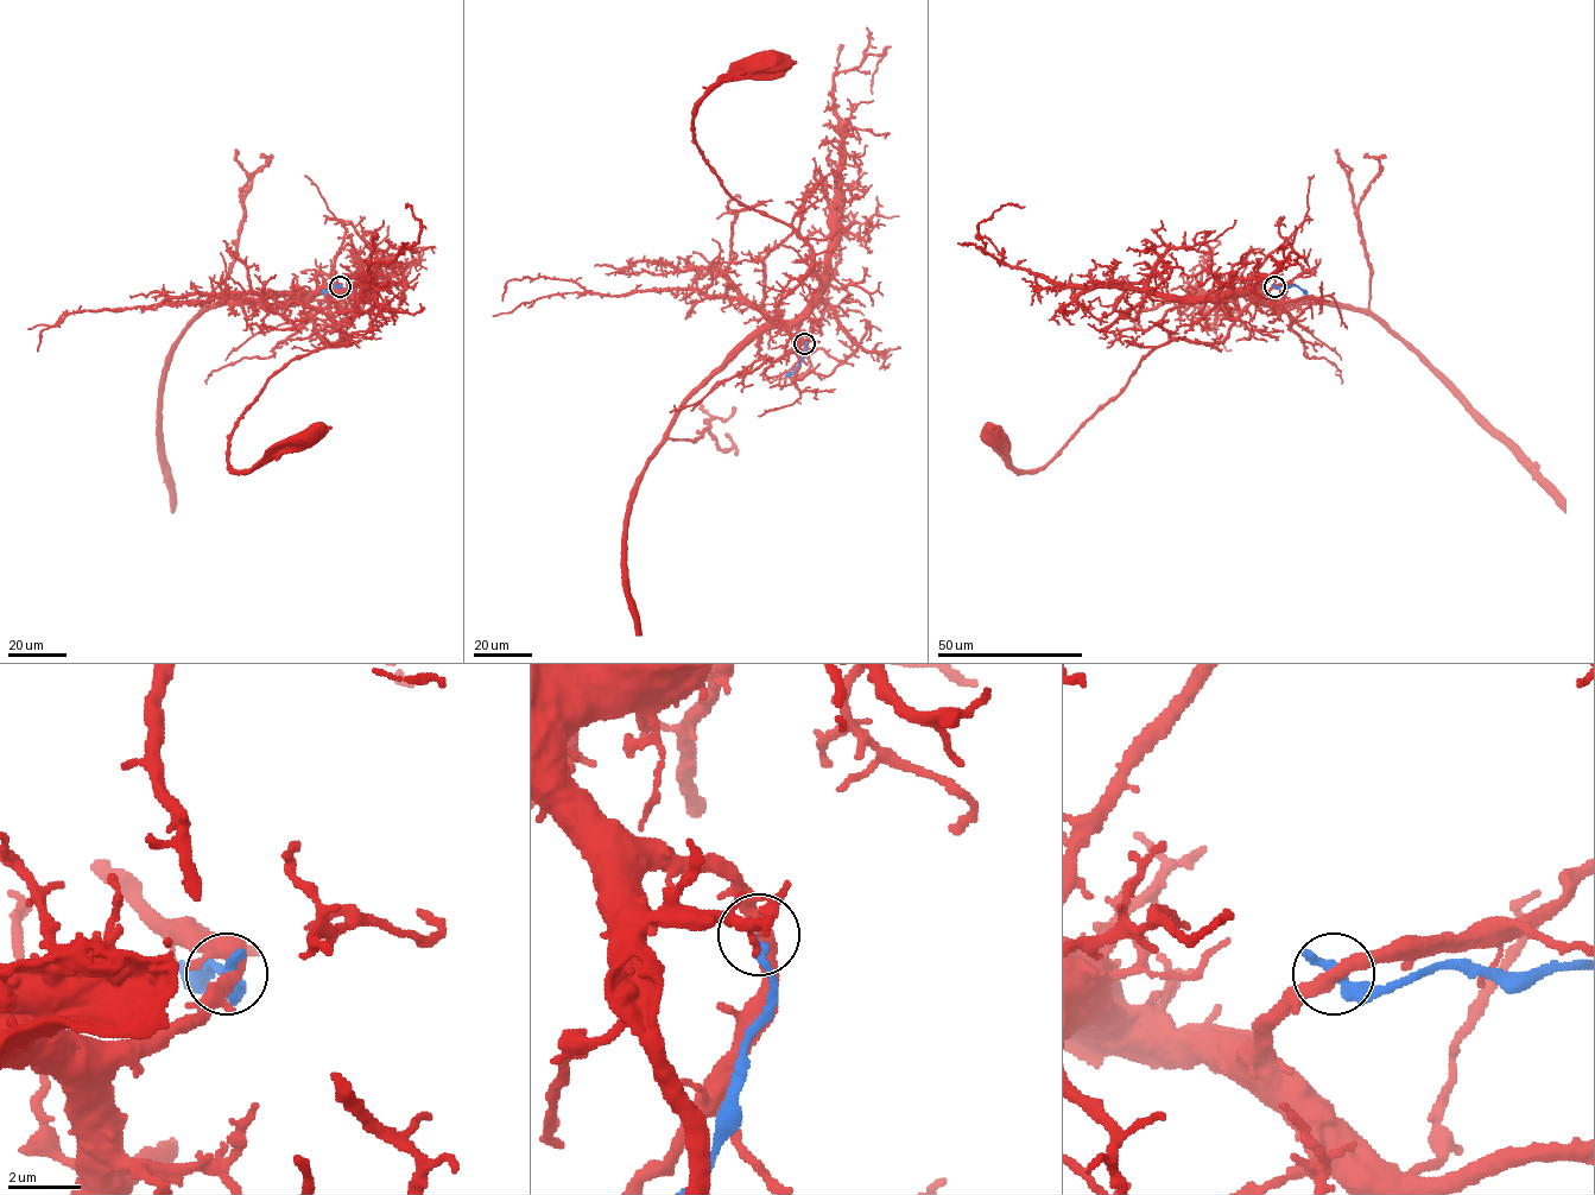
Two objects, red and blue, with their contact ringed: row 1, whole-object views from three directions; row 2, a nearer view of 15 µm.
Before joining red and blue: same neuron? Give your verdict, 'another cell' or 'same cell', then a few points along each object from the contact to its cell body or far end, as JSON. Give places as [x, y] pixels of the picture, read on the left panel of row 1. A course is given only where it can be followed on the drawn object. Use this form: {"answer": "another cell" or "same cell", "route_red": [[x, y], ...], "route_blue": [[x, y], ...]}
{"answer": "another cell", "route_red": [[340, 286], [309, 301], [309, 316], [327, 341], [346, 341], [270, 379], [229, 463], [251, 470], [309, 435]], "route_blue": [[340, 286], [321, 292]]}

